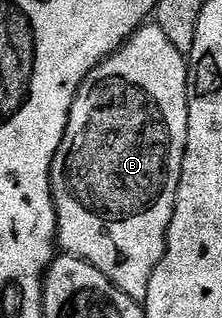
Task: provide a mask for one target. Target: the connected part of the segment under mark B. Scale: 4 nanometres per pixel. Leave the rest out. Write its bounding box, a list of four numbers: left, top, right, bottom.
[49,25,189,301]

